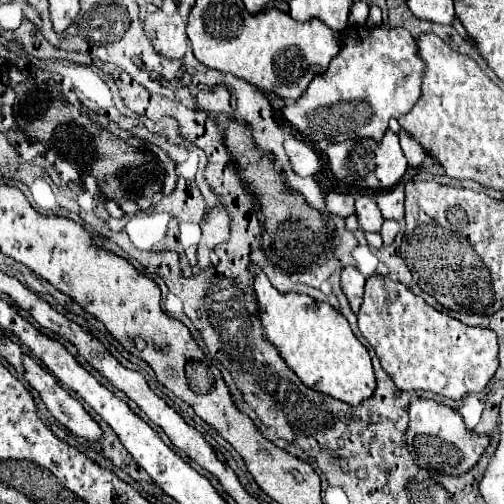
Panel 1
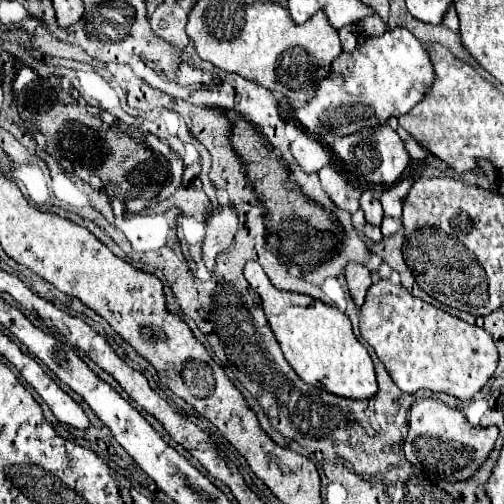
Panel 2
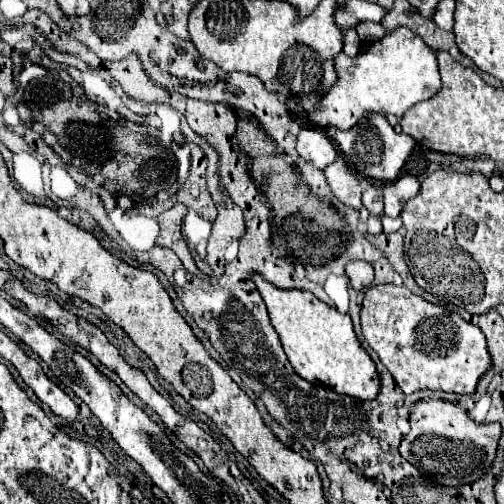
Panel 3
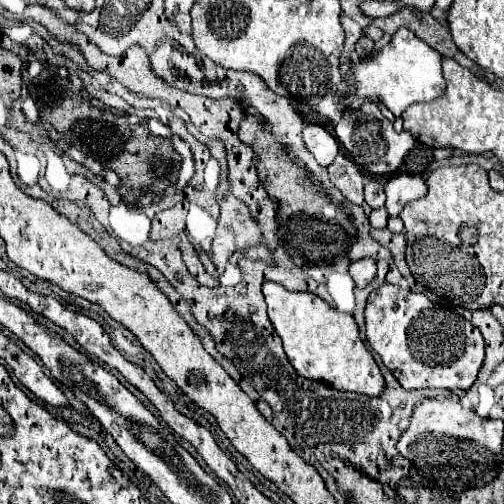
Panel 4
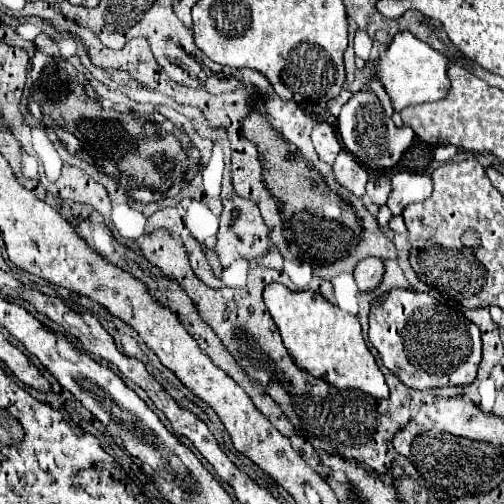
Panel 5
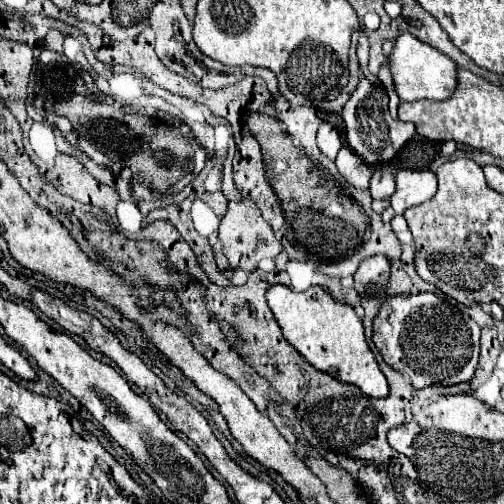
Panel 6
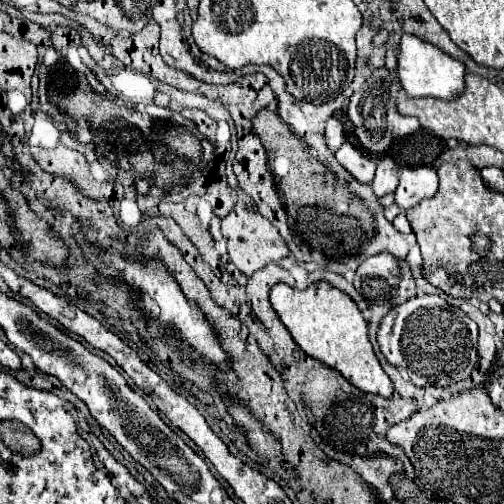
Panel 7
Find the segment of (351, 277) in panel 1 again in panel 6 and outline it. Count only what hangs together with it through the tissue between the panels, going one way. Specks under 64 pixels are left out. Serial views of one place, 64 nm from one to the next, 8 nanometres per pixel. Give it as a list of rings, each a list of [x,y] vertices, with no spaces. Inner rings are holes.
[[[370,256],[360,262],[354,274],[354,288],[362,298],[378,296],[388,286],[390,262],[386,256]]]

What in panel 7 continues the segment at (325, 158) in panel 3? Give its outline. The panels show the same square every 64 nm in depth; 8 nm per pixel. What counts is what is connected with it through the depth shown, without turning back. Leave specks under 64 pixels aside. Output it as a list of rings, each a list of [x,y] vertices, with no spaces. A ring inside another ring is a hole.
[[[330,118],[326,122],[326,130],[324,130],[324,140],[330,152],[336,152],[340,148],[340,144],[344,142],[344,130],[342,130],[342,122],[336,118]]]

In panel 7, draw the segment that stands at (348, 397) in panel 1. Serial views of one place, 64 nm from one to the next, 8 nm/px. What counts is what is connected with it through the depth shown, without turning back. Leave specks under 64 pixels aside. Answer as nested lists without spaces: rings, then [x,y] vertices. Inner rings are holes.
[[[280,282],[270,290],[270,304],[276,310],[280,322],[290,332],[292,340],[302,348],[306,356],[338,370],[362,392],[384,398],[394,392],[392,382],[382,370],[368,340],[368,322],[362,318],[362,312],[350,296],[332,288],[328,282],[314,282],[304,292],[298,292]]]

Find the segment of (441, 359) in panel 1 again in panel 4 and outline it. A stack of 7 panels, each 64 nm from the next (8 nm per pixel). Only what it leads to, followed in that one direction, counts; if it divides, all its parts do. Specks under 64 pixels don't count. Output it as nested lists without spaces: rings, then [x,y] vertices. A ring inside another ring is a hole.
[[[380,286],[370,292],[364,318],[368,344],[380,354],[404,390],[468,390],[474,384],[484,362],[484,338],[456,310],[438,306],[408,288]]]

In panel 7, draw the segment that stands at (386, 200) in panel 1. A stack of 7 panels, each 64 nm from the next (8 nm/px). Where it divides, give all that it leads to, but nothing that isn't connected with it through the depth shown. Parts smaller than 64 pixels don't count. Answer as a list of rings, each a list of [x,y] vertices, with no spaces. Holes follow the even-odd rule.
[[[430,166],[418,168],[402,168],[400,170],[400,184],[394,192],[394,202],[400,210],[408,210],[420,204],[426,198],[432,198],[438,190],[438,176],[436,170]]]

